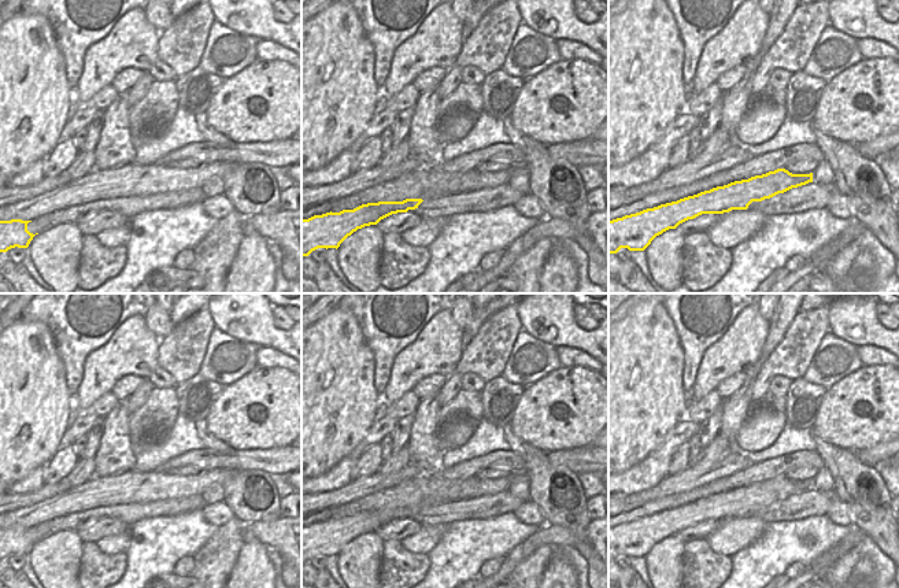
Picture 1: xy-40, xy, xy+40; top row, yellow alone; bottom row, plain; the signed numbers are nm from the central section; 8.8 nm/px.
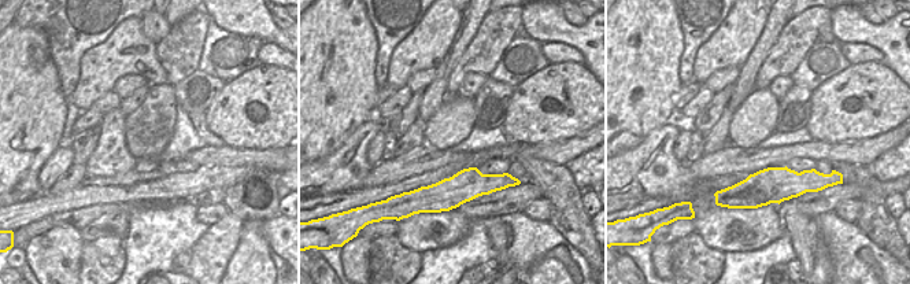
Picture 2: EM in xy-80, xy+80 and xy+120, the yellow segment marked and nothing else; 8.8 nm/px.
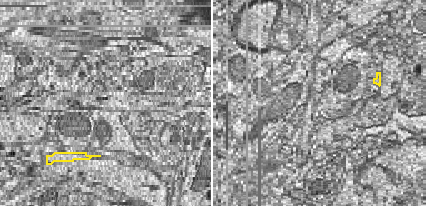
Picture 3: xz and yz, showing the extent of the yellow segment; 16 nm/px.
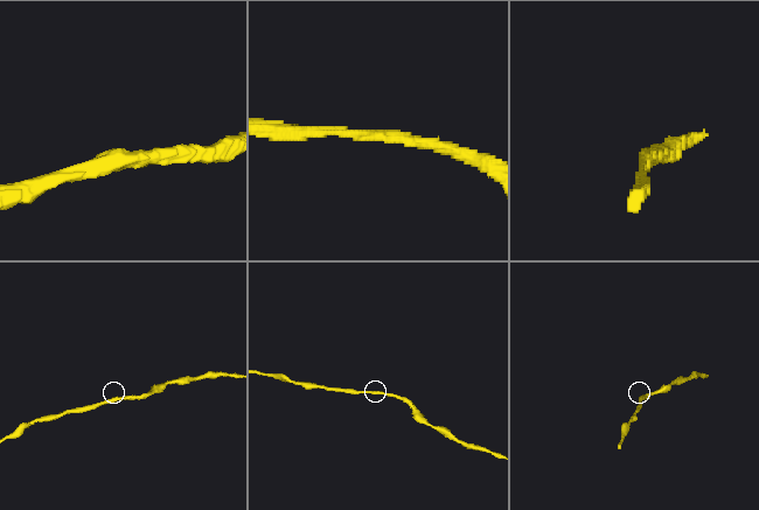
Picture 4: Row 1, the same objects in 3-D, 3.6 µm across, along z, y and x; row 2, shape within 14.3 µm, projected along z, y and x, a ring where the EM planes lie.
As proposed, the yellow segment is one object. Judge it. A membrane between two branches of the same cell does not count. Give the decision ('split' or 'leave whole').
leave whole

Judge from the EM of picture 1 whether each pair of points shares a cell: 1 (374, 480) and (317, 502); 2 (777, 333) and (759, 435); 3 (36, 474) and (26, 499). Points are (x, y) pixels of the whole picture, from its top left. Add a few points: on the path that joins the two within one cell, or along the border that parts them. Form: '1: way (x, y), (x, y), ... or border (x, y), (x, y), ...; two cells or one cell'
1: way (361, 487), (330, 499); one cell
2: border (753, 406), (735, 435); two cells
3: border (43, 483), (34, 491), (14, 494); two cells

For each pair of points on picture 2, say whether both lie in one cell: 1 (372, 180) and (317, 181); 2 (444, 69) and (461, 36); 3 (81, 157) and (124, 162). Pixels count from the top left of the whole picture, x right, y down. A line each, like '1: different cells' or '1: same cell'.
1: different cells
2: same cell
3: different cells

